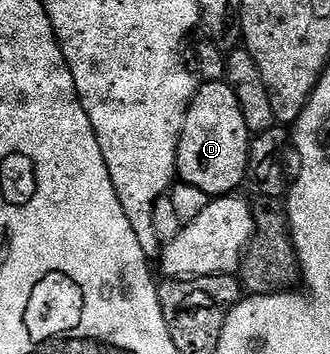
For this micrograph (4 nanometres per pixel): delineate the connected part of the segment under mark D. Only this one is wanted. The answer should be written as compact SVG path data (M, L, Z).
M224 80L198 84L197 93L191 99L183 123L181 138L177 141L177 177L191 187L199 187L210 199L228 197L238 192L237 188L247 181L247 159L251 134L247 123L243 123L243 111L235 91Z

